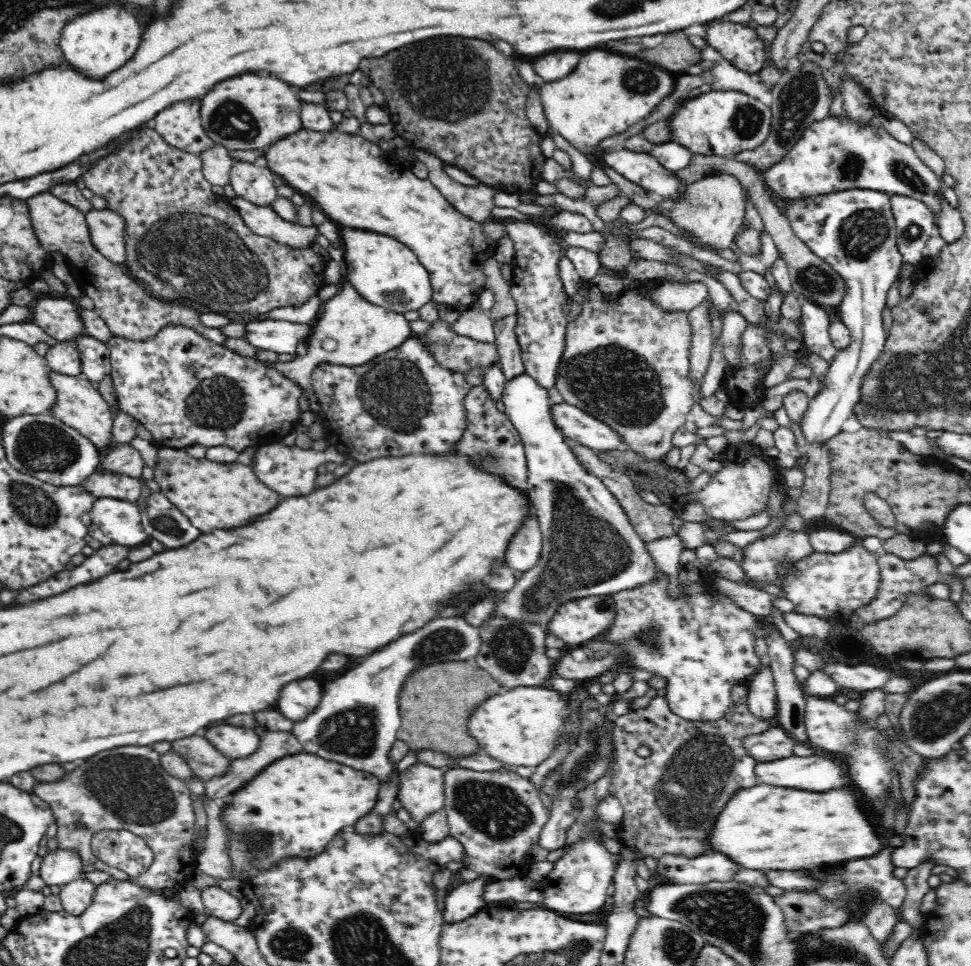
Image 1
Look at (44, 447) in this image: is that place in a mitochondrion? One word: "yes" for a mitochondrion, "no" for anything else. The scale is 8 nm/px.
yes

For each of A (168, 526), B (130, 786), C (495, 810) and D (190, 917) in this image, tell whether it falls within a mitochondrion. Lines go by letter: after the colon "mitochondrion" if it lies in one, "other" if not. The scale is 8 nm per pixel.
A: mitochondrion
B: mitochondrion
C: mitochondrion
D: other

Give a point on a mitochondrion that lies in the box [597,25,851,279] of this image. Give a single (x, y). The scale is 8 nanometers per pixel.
(797, 101)

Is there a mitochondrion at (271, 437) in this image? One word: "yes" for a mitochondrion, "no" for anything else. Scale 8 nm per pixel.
no

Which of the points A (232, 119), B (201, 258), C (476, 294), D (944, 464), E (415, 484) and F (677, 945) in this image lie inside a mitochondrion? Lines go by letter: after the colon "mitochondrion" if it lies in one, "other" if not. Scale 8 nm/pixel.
A: mitochondrion
B: mitochondrion
C: other
D: other
E: other
F: mitochondrion

